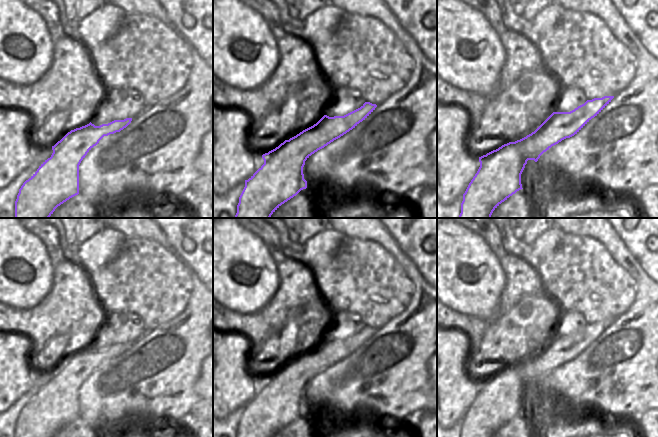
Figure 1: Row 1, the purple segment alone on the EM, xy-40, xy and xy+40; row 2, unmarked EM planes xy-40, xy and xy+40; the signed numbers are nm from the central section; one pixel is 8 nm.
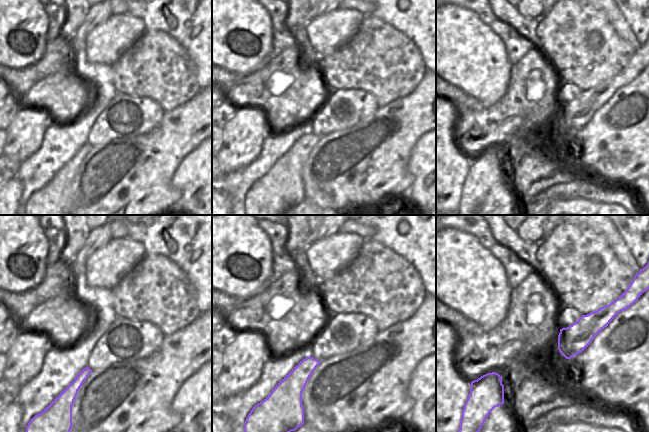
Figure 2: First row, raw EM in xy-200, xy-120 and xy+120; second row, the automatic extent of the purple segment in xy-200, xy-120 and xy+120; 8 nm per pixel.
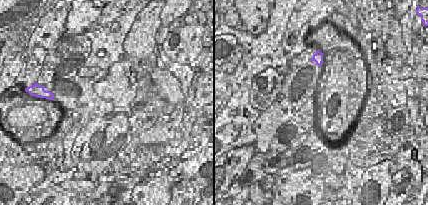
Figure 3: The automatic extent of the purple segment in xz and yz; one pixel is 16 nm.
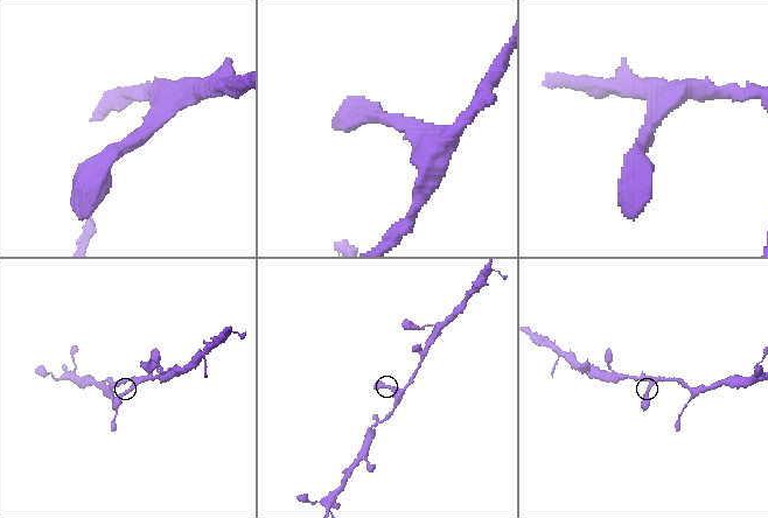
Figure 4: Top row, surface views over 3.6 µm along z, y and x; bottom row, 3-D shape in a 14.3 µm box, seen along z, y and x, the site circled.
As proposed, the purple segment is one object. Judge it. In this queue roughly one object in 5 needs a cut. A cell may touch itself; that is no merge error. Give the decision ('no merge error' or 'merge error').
no merge error

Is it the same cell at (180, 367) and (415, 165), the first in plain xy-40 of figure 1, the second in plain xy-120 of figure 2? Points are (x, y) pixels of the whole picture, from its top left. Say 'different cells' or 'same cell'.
different cells

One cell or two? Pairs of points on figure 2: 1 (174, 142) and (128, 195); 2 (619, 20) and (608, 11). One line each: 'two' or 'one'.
1: one
2: one

